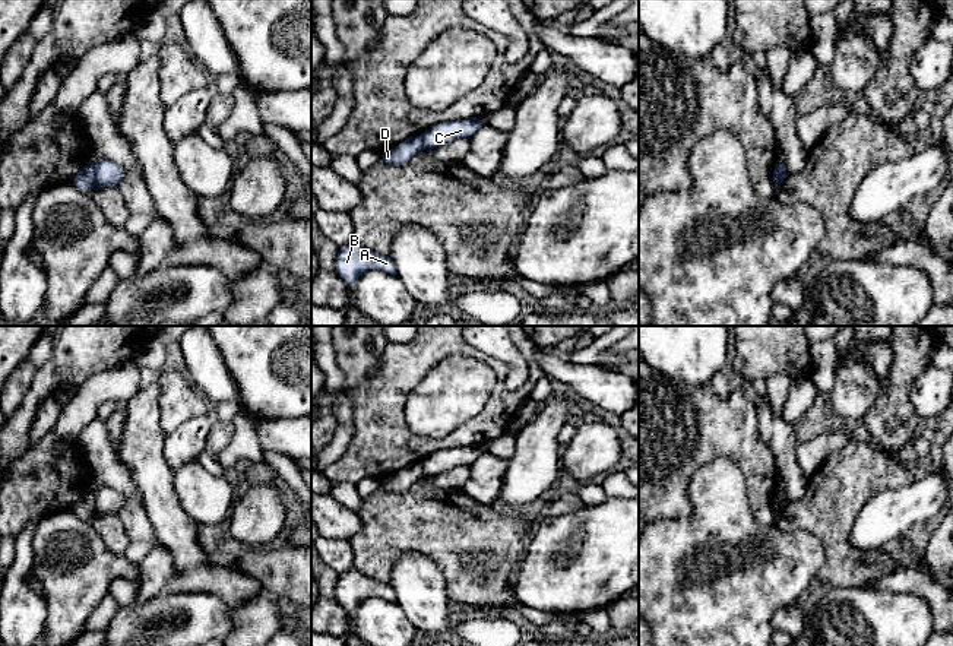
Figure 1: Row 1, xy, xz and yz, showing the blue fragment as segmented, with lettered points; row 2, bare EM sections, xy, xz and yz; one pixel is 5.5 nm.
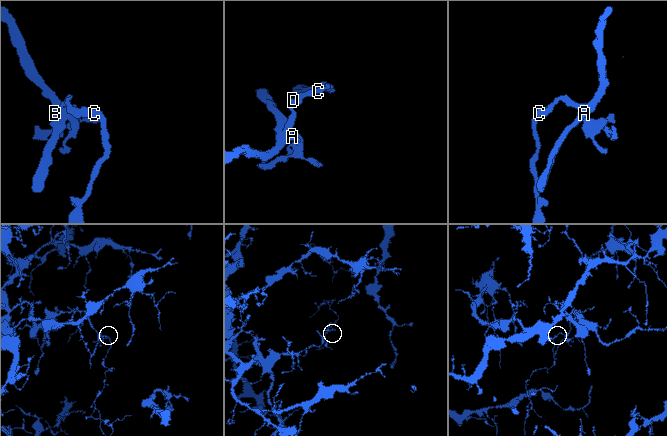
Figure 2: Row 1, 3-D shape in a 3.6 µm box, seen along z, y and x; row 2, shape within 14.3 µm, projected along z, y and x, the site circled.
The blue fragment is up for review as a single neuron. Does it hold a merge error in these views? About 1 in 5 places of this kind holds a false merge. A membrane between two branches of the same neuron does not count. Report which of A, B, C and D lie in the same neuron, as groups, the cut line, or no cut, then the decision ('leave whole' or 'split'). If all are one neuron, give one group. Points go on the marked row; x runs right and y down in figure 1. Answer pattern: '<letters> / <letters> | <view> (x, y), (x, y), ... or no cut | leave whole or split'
A B D / C | xy (92, 162), (95, 183) | split

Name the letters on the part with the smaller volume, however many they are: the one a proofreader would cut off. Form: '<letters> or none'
C

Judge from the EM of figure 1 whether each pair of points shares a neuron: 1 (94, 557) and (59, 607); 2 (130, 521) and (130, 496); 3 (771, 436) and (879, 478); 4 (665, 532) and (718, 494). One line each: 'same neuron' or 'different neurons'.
1: same neuron
2: same neuron
3: different neurons
4: same neuron

